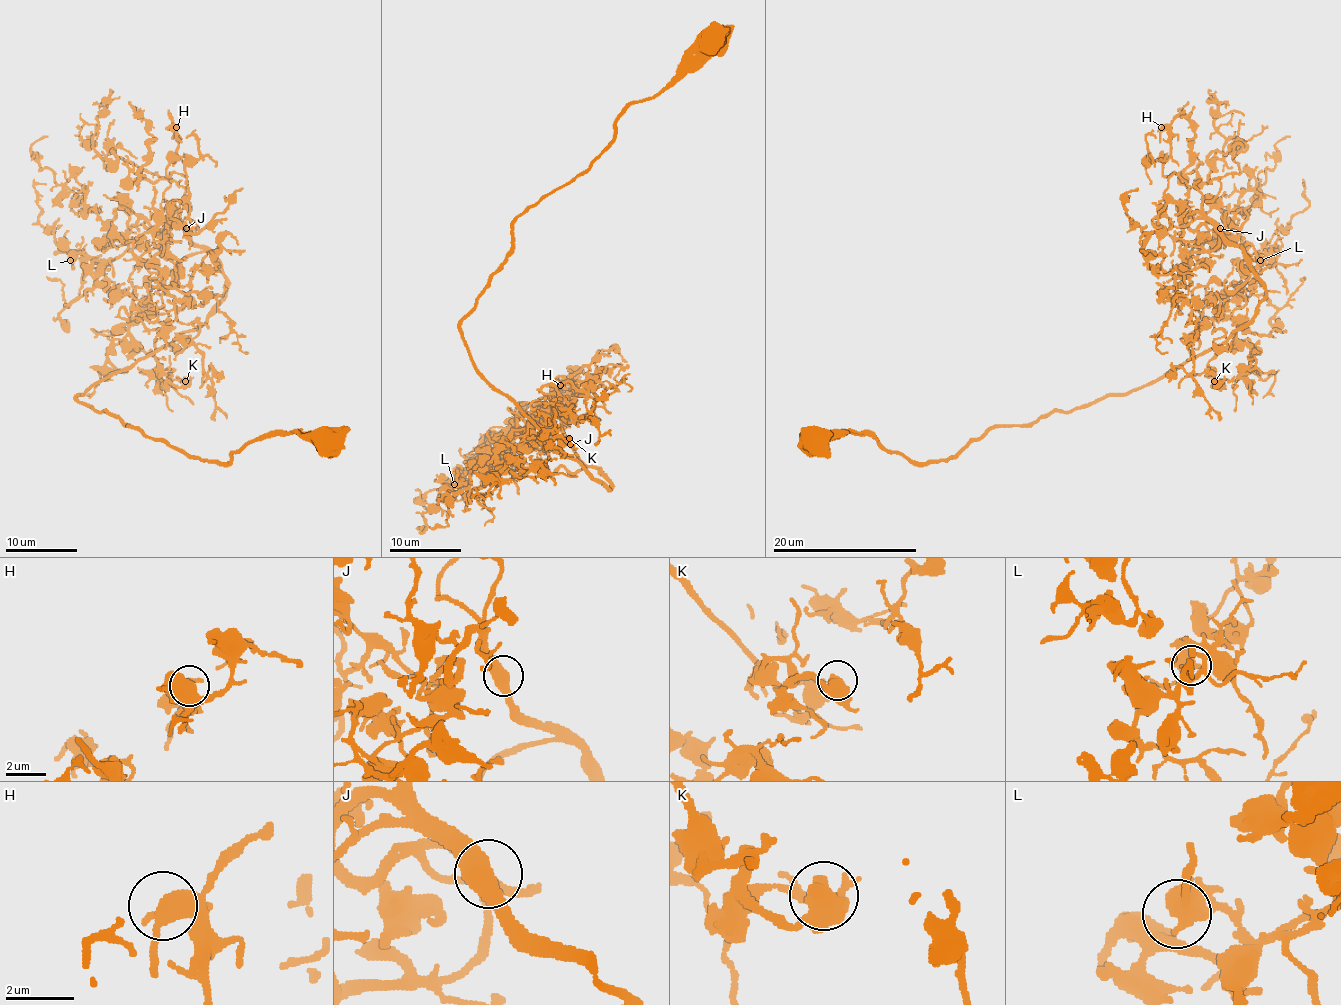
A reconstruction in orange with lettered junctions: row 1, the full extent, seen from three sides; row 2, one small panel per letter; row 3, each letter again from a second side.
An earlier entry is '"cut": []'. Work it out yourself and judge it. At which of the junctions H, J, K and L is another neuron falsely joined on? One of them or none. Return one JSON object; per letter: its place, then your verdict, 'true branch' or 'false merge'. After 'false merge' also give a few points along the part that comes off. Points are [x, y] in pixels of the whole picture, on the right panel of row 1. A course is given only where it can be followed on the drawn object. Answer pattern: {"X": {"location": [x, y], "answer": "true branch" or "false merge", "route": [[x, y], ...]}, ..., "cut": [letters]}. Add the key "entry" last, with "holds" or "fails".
{"H": {"location": [1161, 127], "answer": "true branch"}, "J": {"location": [1220, 228], "answer": "true branch"}, "K": {"location": [1214, 381], "answer": "true branch"}, "L": {"location": [1260, 260], "answer": "true branch"}, "cut": [], "entry": "holds"}

